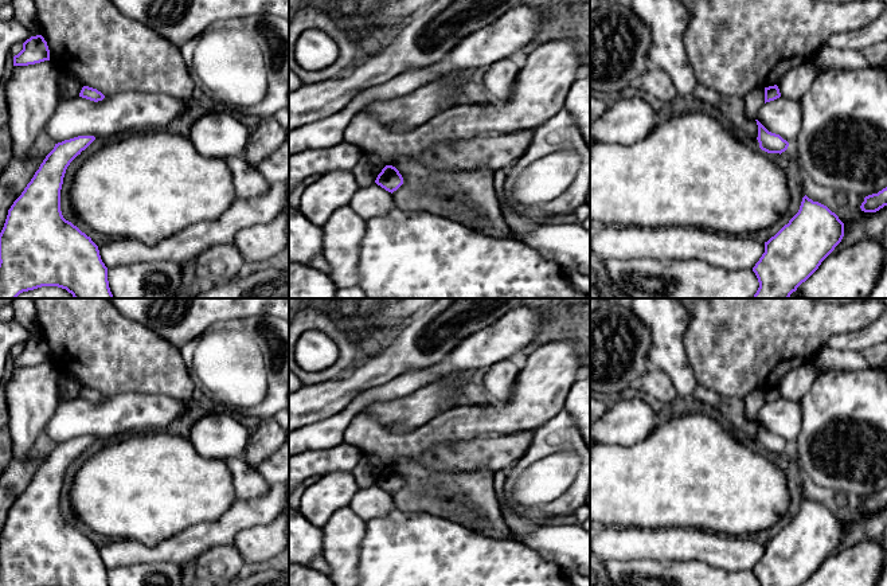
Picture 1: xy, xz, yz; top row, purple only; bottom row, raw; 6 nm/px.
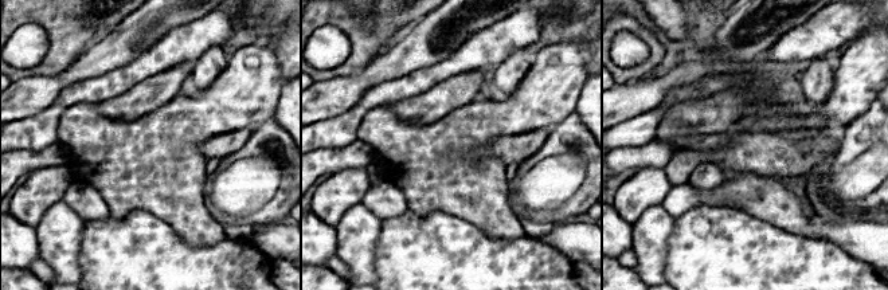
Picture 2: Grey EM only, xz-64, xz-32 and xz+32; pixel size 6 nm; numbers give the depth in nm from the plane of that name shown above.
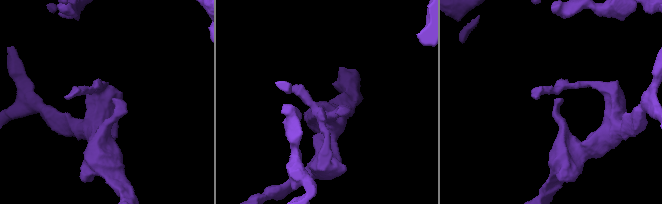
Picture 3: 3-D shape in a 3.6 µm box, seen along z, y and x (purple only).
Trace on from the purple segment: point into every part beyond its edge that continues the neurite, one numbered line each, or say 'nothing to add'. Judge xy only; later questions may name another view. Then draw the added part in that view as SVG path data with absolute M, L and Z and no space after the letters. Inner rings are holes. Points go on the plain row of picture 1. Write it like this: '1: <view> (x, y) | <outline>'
nothing to add

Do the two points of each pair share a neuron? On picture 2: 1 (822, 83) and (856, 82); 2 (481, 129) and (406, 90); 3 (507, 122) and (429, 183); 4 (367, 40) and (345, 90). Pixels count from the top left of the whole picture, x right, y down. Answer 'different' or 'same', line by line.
1: different
2: different
3: same
4: different

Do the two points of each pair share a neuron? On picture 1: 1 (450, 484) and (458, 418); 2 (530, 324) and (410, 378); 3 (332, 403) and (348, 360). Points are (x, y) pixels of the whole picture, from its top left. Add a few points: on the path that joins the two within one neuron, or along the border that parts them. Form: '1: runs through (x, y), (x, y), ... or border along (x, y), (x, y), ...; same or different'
1: runs through (429, 477), (417, 465), (417, 452), (437, 432); same
2: runs through (500, 340), (462, 356), (440, 370); same
3: border along (363, 359), (338, 378), (327, 378), (313, 383); different

